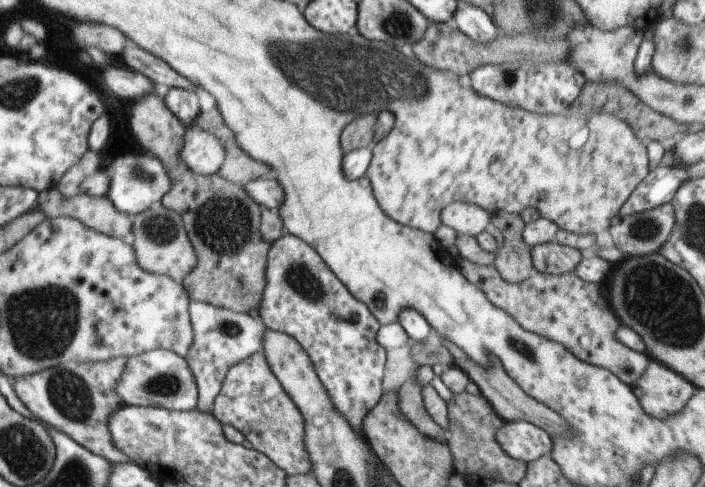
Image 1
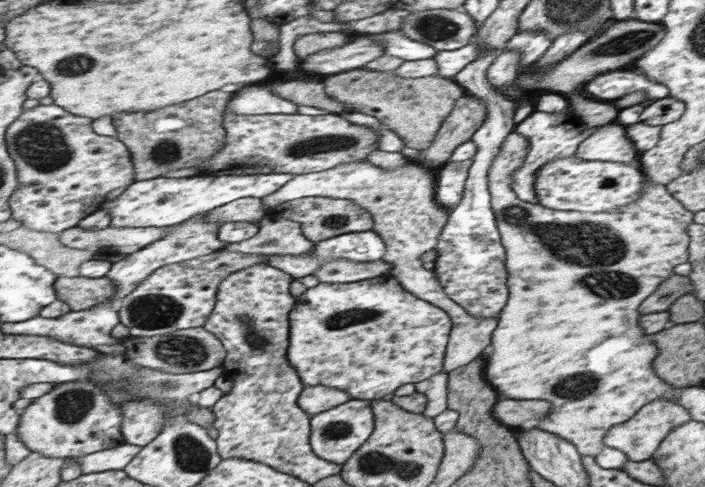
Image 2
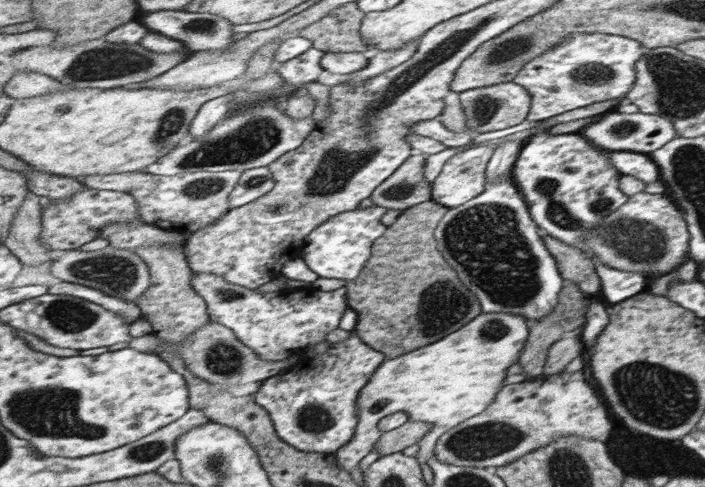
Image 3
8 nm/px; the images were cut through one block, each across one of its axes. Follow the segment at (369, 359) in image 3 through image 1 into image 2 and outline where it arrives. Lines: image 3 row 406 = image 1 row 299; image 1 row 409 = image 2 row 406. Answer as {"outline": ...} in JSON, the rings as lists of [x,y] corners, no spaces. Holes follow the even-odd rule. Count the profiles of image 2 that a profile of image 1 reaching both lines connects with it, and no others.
{"outline":[[[352,398],[350,402],[312,416],[313,452],[334,464],[342,465],[368,440],[374,430],[374,413],[369,400]]]}

